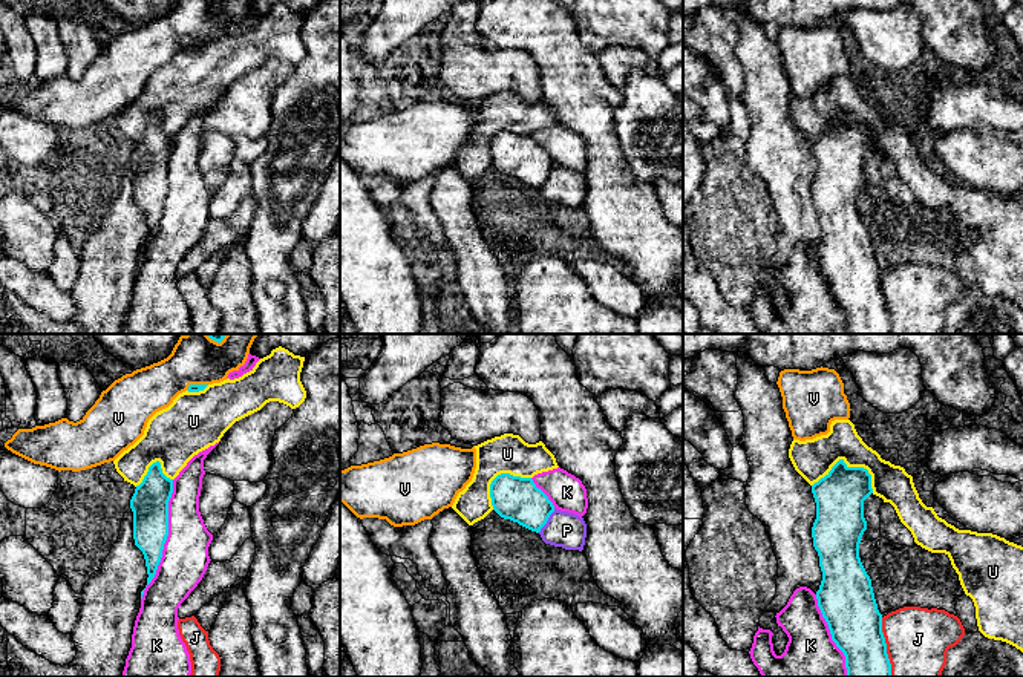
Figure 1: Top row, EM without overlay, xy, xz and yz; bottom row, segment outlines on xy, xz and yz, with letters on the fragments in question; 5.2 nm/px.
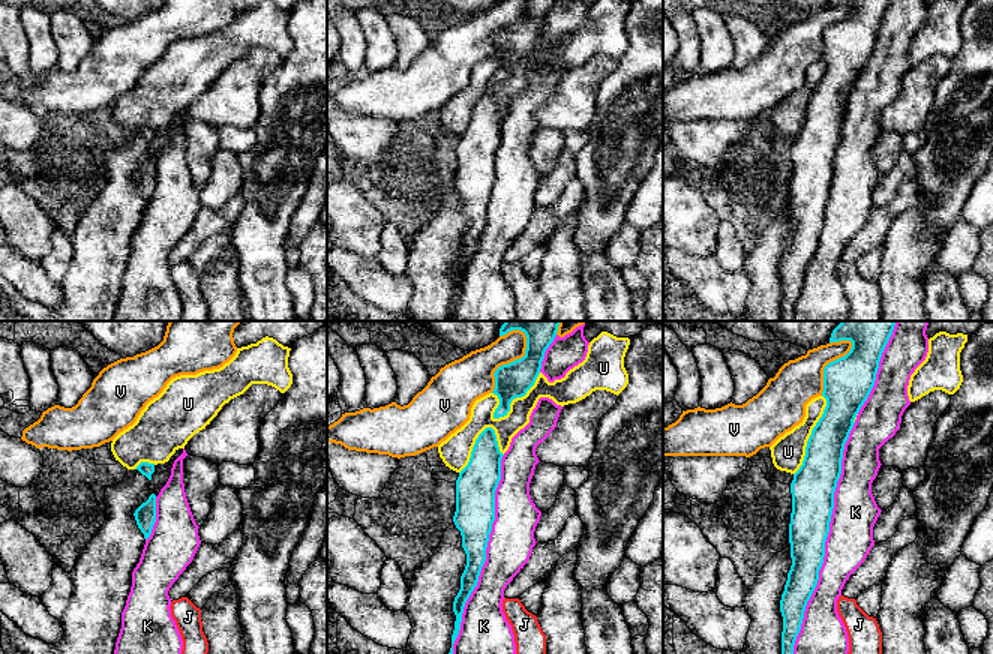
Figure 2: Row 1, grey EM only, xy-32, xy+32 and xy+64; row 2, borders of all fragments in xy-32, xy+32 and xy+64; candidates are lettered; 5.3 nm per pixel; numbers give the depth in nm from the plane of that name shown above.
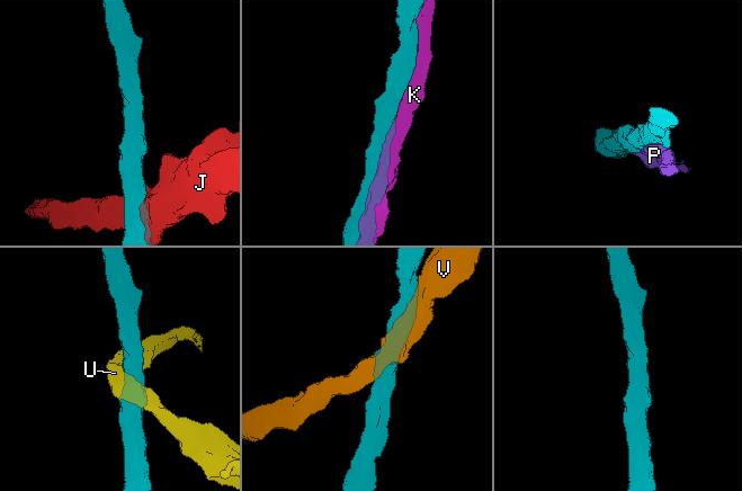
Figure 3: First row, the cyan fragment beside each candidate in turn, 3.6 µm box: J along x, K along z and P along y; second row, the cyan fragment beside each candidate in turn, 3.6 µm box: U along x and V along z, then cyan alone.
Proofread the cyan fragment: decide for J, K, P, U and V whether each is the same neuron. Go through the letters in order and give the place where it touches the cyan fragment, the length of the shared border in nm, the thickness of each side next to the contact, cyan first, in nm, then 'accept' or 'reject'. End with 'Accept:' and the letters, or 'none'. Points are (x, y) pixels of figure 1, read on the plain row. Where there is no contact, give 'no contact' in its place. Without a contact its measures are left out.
J: yz (885, 304) | 320 nm | 280/340 nm | reject
K: xy (166, 196) | 650 nm | 190/240 nm | reject
P: xz (547, 176) | 160 nm | 240/190 nm | reject
U: yz (850, 124) | 340 nm | 260/200 nm | reject
V: xy (196, 42) | 120 nm | 50/240 nm | reject
Accept: none

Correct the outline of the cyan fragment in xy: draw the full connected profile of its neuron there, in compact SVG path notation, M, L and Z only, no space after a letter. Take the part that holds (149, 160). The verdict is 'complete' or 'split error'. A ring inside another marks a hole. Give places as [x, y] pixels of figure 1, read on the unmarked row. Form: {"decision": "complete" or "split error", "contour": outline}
{"decision": "complete", "contour": "M161 119L149 124L142 139L136 142L130 156L133 168L133 196L142 208L147 224L147 242L156 231L168 193L168 158L173 136L162 130Z"}

